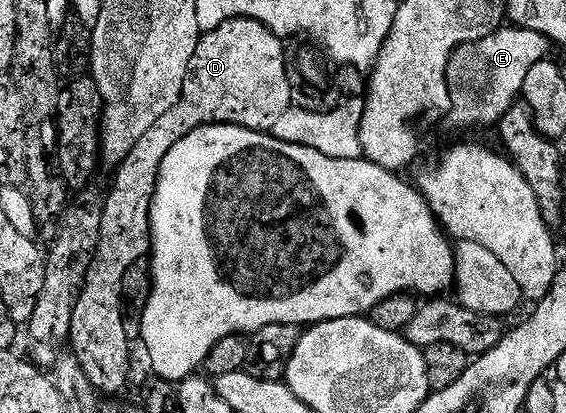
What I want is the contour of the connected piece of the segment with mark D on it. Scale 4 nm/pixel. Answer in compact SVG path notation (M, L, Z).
M230 18L216 30L208 30L202 35L197 44L197 52L193 52L193 60L189 64L189 72L185 80L185 88L181 92L181 100L137 140L133 152L118 167L115 183L112 184L112 194L106 195L101 216L101 232L99 233L99 247L95 253L83 290L75 305L71 317L70 349L76 360L85 368L85 376L94 384L100 395L119 394L127 386L127 377L131 374L131 346L132 339L125 336L123 323L123 293L121 284L125 272L129 272L129 264L133 260L148 257L151 249L151 200L155 197L159 169L169 156L173 144L198 126L241 126L250 130L274 131L277 120L285 116L287 110L292 109L291 75L289 73L289 54L283 51L284 39L275 34L265 24L252 18Z

